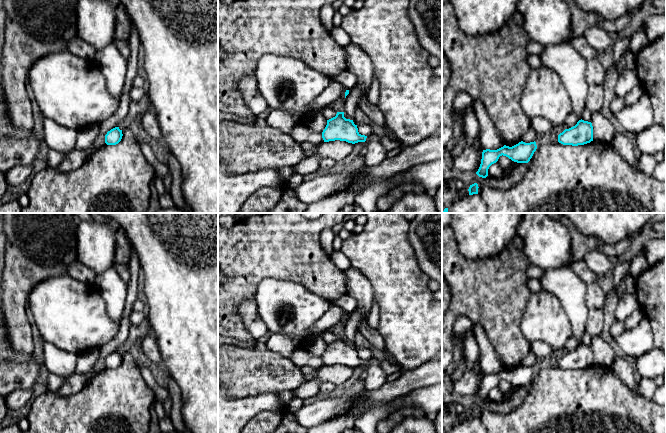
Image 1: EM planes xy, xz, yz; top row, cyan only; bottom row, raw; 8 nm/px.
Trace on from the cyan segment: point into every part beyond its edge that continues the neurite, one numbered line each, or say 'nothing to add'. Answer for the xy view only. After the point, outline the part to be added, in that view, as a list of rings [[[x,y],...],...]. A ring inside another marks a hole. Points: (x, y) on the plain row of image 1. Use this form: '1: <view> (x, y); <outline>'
nothing to add

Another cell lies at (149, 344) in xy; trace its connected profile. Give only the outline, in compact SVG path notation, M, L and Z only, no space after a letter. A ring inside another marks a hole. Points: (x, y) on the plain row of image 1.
M149 331L145 334L141 346L145 356L151 362L153 363L160 362L160 353L159 353L156 336L152 331Z

